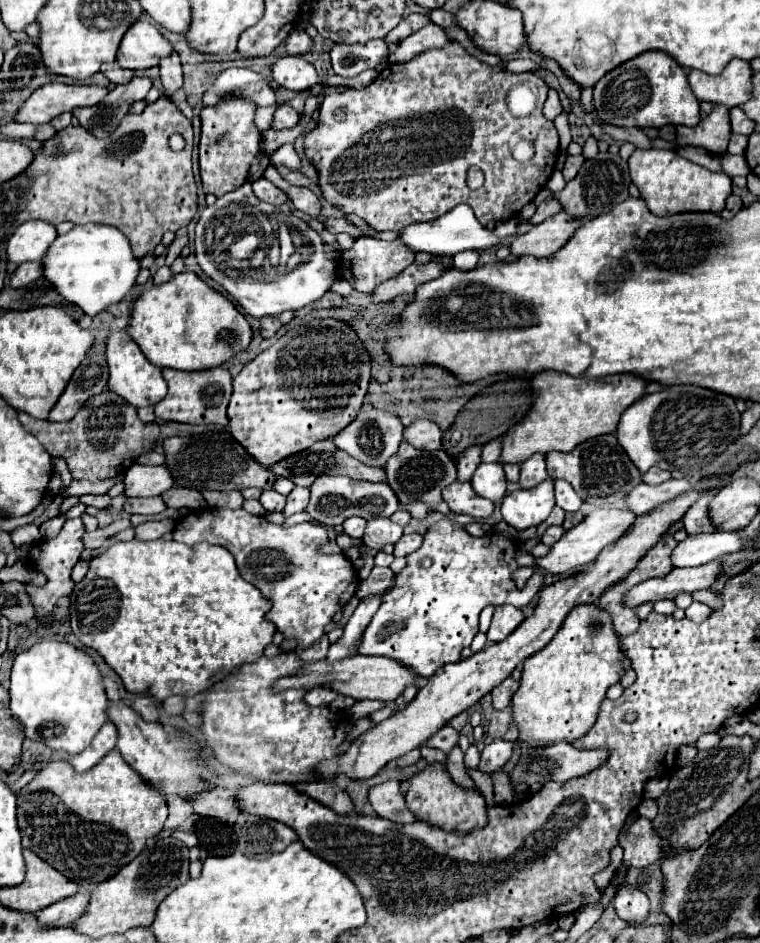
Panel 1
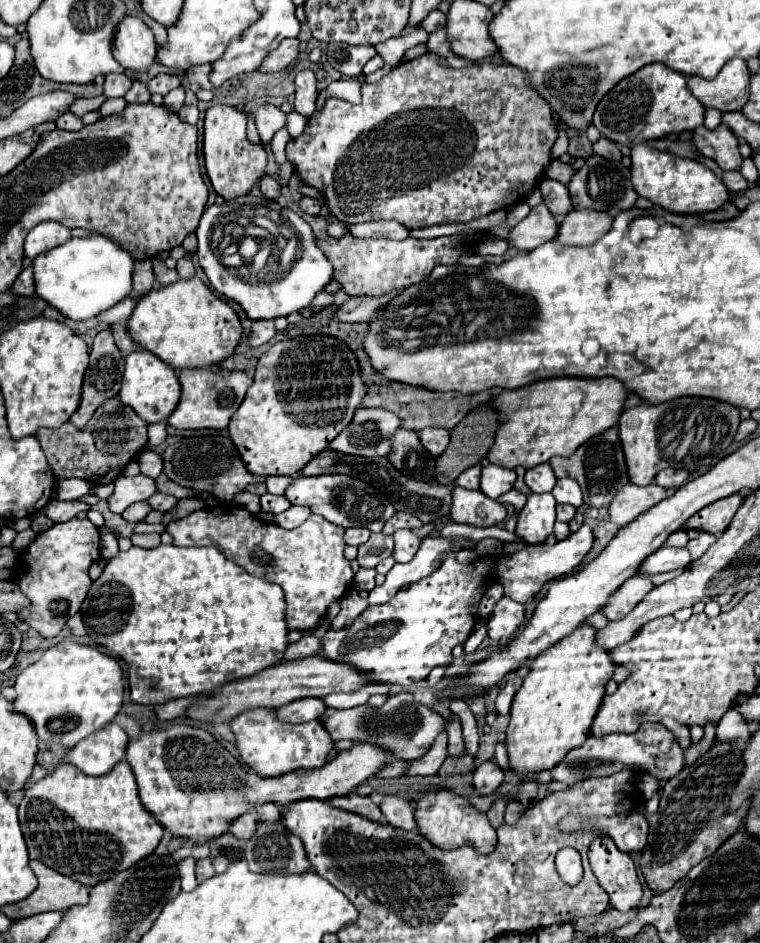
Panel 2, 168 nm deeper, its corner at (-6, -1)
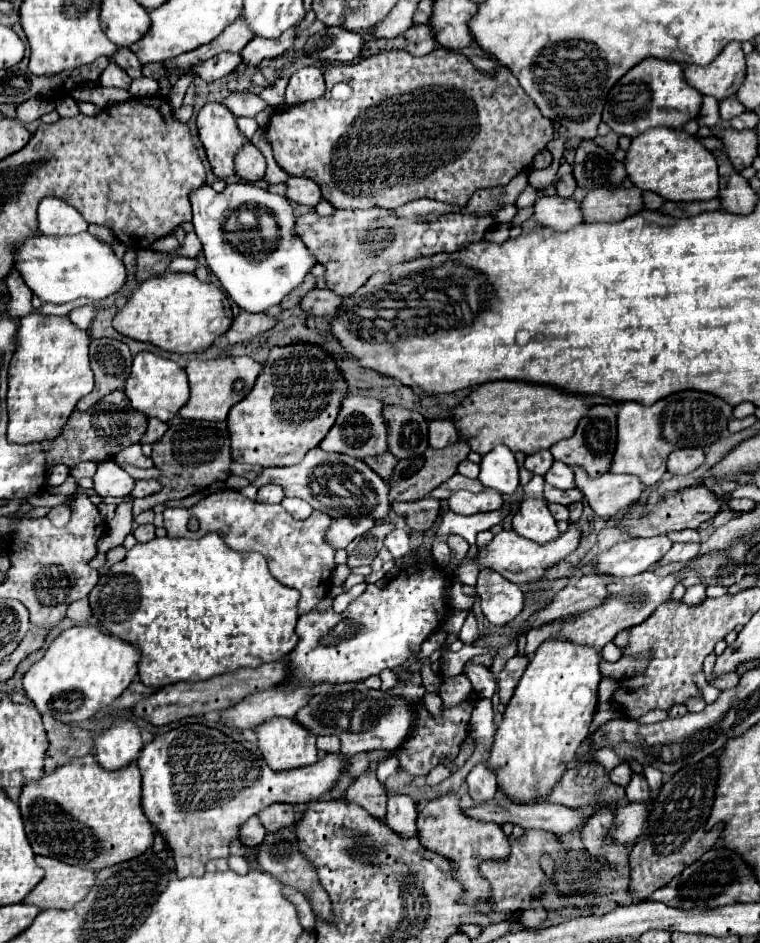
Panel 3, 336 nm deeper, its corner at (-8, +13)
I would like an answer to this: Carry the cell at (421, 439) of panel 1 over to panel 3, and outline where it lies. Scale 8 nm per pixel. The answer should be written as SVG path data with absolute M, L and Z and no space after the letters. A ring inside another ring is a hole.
M449 418L429 422L429 444L433 448L445 448L447 444L457 442L457 440L459 440L459 432Z

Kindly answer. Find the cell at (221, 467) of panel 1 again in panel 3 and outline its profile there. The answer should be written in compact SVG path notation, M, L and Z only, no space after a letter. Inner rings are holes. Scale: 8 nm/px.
M173 418L167 422L169 430L161 440L153 444L153 462L157 468L163 470L159 482L163 490L159 494L135 500L133 518L137 518L143 510L149 510L157 504L165 504L169 500L181 500L189 494L195 494L213 482L225 482L231 474L231 446L229 446L229 430L227 422L205 422L205 420L183 420Z

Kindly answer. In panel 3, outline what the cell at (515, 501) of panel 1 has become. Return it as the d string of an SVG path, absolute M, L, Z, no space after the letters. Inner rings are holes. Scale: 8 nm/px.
M533 476L533 480L523 486L523 500L513 514L513 530L523 538L545 544L559 536L555 518L549 512L549 504L543 496L545 480L541 476Z

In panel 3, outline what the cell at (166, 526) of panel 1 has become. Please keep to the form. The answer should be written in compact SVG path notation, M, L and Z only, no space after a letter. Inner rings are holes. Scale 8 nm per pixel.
M141 524L133 530L133 536L137 538L137 542L149 542L155 538L155 526L153 524Z

